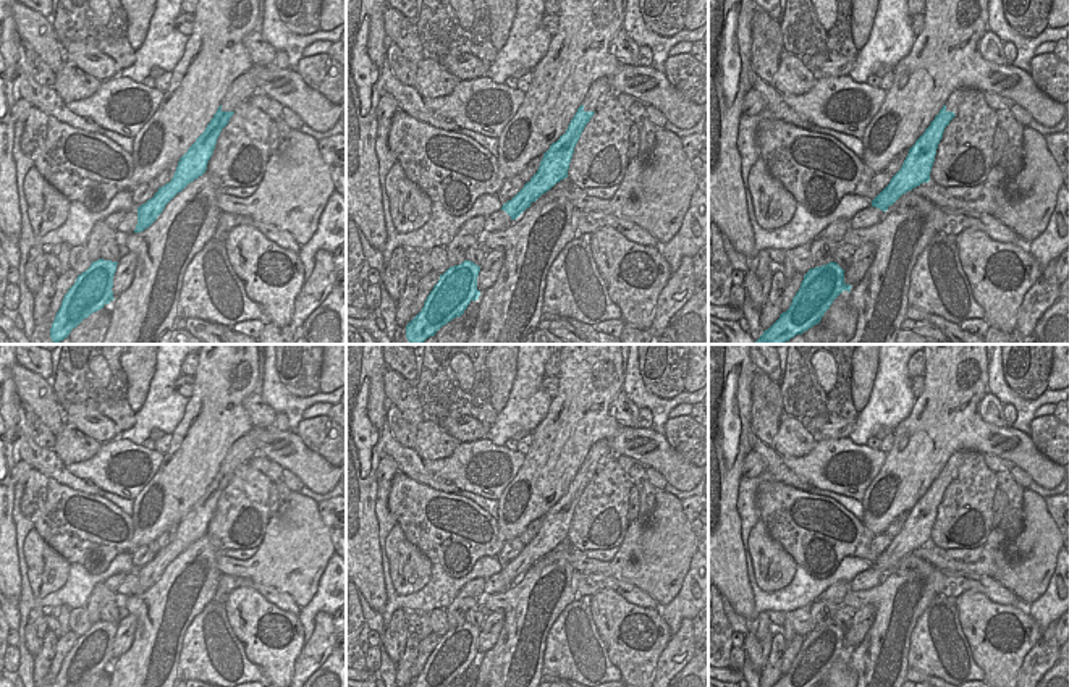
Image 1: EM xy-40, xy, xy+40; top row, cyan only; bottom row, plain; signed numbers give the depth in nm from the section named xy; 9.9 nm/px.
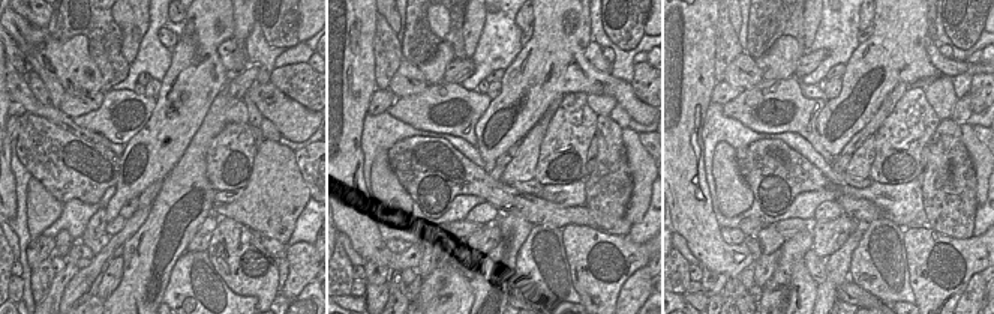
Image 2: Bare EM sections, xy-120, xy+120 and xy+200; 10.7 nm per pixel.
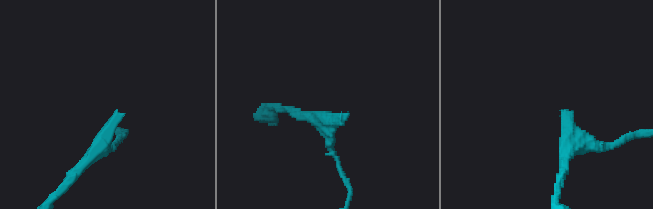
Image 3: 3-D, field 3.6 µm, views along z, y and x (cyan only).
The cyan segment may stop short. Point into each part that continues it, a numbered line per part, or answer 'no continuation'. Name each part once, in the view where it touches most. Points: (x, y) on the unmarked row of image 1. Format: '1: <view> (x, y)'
1: xy-40 (243, 450)

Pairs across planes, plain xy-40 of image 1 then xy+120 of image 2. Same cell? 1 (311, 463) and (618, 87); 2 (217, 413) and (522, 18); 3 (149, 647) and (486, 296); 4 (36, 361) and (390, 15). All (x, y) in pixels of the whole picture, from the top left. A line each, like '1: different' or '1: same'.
1: same
2: different
3: same
4: same

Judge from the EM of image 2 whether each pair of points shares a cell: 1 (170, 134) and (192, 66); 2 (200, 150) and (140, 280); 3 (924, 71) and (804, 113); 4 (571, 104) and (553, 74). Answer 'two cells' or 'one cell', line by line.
1: one cell
2: one cell
3: two cells
4: two cells

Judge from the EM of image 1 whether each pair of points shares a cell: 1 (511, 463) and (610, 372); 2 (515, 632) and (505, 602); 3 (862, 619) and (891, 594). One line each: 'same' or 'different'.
1: different
2: same
3: different

